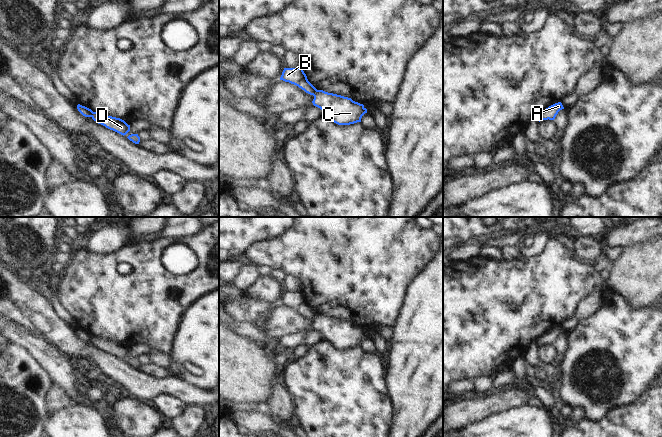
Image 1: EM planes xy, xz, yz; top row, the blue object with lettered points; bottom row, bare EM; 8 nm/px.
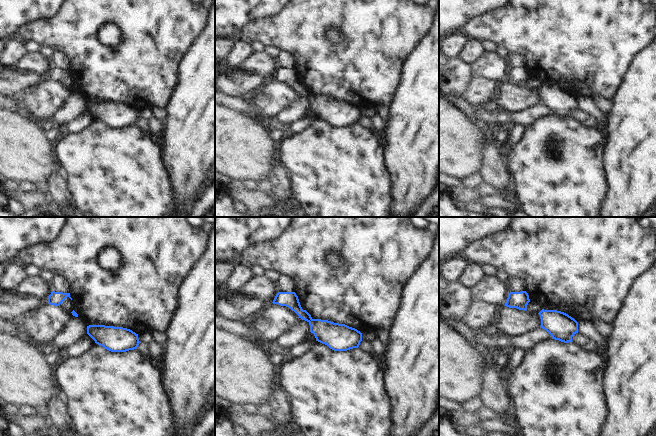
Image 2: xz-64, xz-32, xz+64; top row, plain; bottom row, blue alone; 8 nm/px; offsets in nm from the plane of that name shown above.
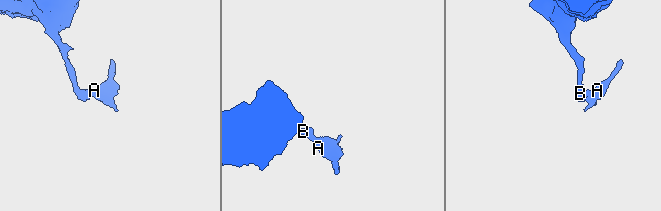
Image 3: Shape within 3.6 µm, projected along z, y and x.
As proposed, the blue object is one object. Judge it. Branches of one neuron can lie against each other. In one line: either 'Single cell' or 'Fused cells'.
Fused cells

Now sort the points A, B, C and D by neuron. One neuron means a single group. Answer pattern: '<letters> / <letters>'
A C D / B

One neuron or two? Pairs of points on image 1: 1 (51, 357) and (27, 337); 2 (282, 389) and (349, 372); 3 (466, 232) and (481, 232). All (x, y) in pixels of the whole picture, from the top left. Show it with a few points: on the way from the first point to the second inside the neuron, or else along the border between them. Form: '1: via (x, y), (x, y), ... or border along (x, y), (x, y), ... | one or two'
1: via (45, 352), (33, 342) | one
2: border along (282, 380), (293, 396), (296, 410) | two
3: via (470, 232), (477, 232) | one

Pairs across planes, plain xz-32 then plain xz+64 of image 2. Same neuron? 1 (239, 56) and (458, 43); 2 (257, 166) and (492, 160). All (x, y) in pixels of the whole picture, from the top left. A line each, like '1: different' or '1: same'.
1: different
2: different

